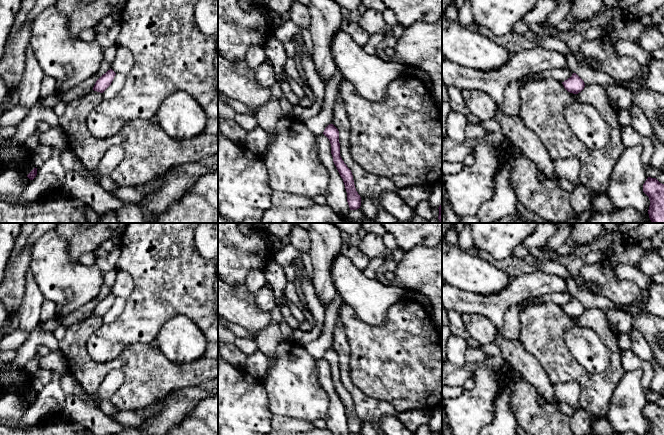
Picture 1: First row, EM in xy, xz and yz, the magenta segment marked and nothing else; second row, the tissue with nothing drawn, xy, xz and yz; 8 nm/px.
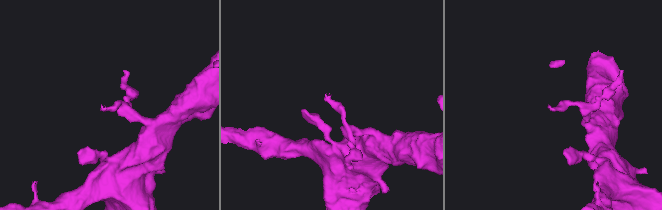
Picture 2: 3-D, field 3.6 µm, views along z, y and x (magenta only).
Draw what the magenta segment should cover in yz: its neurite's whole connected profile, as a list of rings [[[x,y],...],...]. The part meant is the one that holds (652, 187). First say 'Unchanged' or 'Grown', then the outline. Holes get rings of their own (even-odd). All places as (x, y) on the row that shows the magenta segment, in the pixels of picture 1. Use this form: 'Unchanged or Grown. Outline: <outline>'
Unchanged. Outline: [[[648,177],[643,184],[643,192],[650,200],[648,214],[651,223],[664,223],[664,184]]]

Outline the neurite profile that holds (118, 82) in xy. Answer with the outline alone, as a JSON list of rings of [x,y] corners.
[[[116,74],[111,85],[103,92],[105,100],[109,100],[115,97],[123,88],[125,84],[126,76],[123,74]]]

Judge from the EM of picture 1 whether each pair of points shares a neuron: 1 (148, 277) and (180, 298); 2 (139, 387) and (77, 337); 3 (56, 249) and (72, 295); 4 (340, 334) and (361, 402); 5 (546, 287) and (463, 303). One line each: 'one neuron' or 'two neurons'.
1: one neuron
2: one neuron
3: one neuron
4: one neuron
5: one neuron

